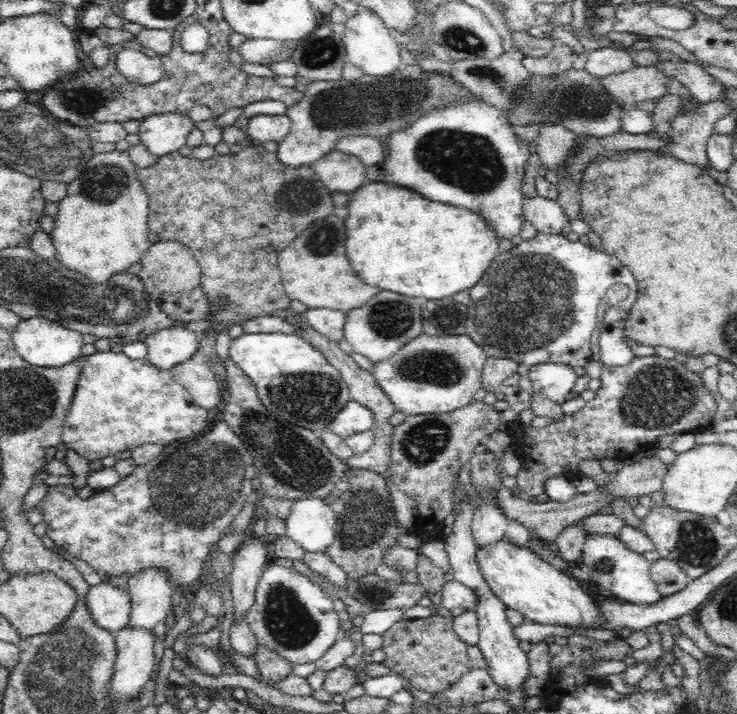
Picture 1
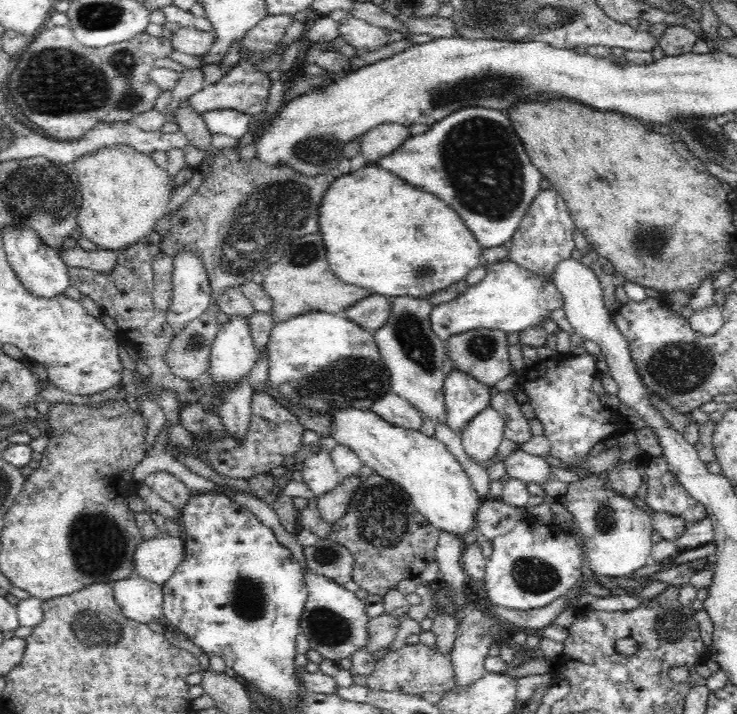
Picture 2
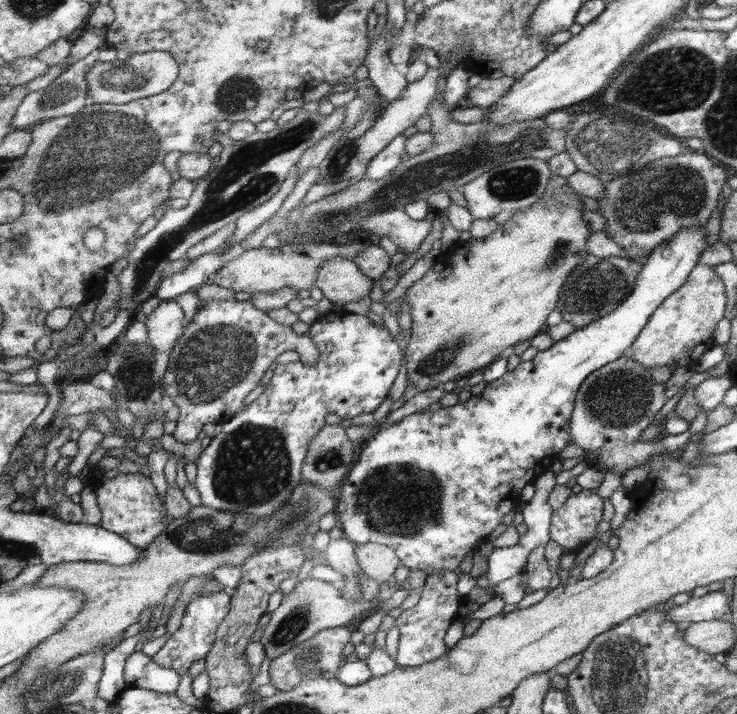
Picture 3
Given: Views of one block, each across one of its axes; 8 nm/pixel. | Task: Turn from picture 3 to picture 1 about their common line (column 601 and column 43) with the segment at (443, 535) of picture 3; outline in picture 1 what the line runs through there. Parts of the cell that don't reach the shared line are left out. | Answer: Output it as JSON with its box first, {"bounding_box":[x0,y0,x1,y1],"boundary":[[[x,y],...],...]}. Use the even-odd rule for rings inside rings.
{"bounding_box":[11,317,84,369],"boundary":[[[41,317],[22,319],[11,335],[21,358],[29,364],[41,366],[41,368],[56,369],[67,365],[68,362],[76,361],[80,358],[80,349],[84,346],[82,333],[66,329],[57,322],[48,321]]]}

